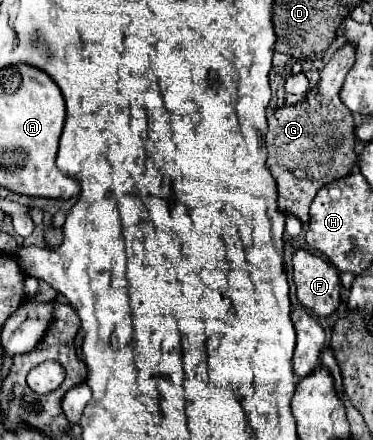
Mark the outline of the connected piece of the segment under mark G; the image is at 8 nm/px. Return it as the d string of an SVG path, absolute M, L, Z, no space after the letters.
M340 47L320 73L318 85L306 93L302 103L280 107L268 117L266 167L278 185L278 209L284 215L298 217L302 225L308 225L308 207L316 191L332 179L346 177L356 165L352 113L340 99L340 87L352 65L354 47Z

